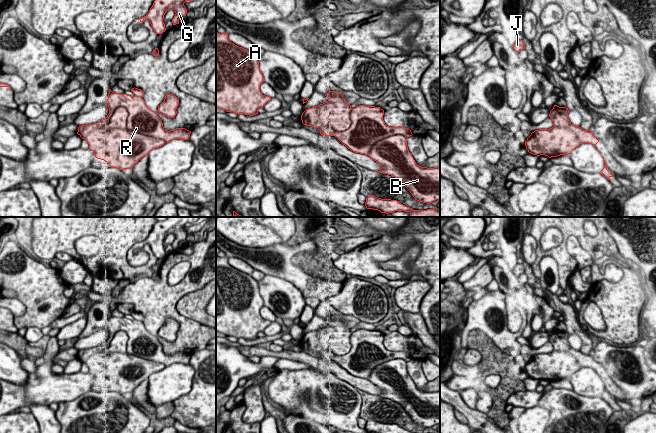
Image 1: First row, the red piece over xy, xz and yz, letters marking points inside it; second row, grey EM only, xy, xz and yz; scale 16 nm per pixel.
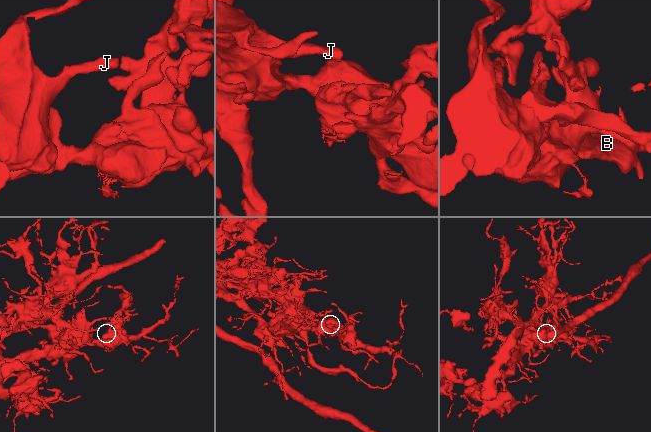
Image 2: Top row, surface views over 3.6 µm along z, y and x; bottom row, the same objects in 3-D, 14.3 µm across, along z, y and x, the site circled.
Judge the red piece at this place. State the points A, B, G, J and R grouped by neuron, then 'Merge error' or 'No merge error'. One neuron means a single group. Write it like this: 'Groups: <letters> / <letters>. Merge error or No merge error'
Groups: A B J / G R. Merge error

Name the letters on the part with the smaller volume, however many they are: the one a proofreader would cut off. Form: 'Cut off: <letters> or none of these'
Cut off: G, R

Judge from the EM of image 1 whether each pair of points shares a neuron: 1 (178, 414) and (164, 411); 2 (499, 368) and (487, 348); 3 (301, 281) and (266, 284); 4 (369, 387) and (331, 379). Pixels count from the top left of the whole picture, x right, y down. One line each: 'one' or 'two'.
1: two
2: one
3: two
4: two

